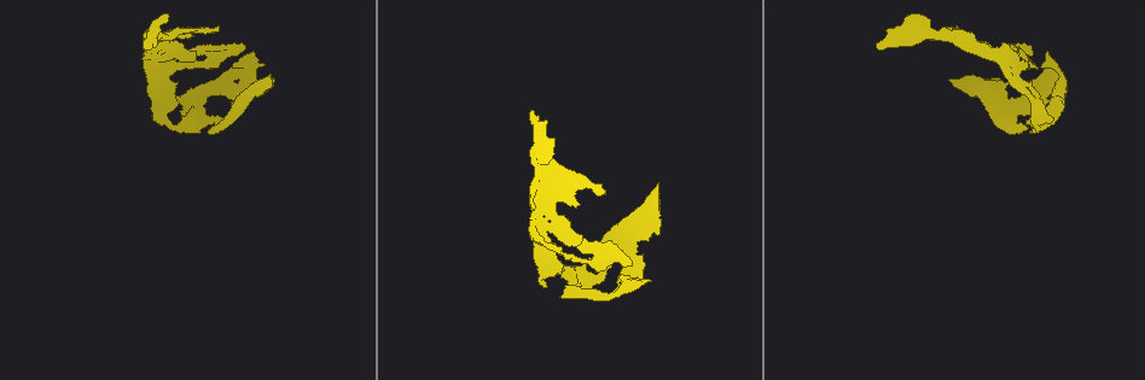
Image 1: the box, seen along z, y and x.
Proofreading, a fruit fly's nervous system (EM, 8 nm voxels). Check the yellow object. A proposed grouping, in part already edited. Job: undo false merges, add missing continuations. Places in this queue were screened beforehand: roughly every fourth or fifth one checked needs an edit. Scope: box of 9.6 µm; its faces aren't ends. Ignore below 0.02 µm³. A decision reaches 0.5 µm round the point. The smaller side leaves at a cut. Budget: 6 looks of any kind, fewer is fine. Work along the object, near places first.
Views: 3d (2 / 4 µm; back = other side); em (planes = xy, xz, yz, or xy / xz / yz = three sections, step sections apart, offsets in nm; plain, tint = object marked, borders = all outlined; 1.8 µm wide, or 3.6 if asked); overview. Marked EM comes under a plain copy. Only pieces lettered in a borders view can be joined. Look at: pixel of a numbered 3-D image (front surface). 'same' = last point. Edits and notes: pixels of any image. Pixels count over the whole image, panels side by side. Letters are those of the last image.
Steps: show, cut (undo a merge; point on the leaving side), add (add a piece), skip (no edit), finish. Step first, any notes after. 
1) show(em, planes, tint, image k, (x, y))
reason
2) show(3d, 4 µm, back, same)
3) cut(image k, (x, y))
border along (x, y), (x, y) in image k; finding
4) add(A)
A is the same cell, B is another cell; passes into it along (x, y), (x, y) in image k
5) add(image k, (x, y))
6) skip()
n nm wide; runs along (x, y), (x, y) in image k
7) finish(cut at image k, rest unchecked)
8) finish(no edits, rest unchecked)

show(em, planes, borders, image 1, (530, 110))
an open end

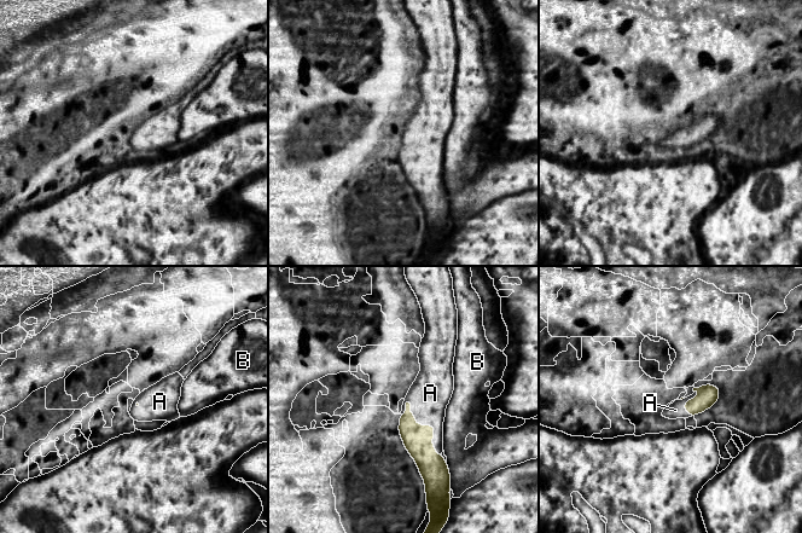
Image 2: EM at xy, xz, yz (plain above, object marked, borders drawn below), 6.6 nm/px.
add(A)
A is the same cell, B is another cell; passes into it along (417, 442), (429, 426), (430, 393) in image 2; it goes on there

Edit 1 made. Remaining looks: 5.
show(overview)
redraw

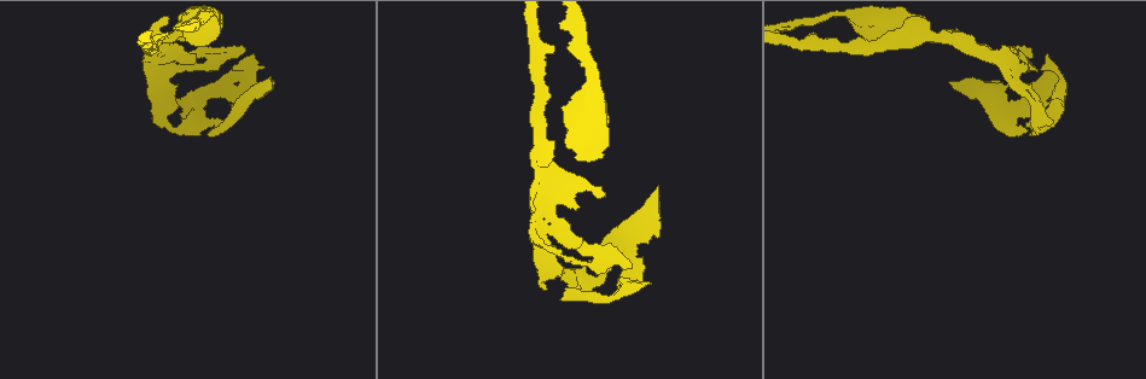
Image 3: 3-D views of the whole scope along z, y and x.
show(3d, 4 µm, image 3, (559, 25))
branch stops here

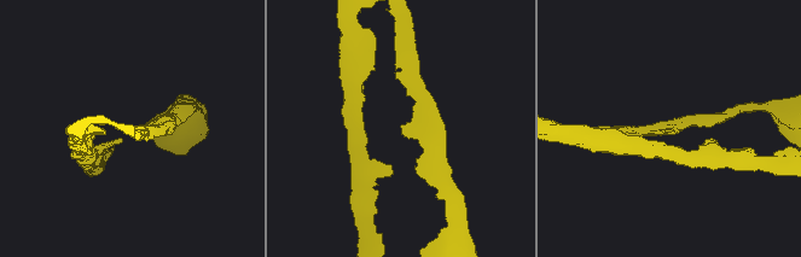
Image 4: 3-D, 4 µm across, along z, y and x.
show(em, planes, tint, image 4, (404, 132))
need the tissue

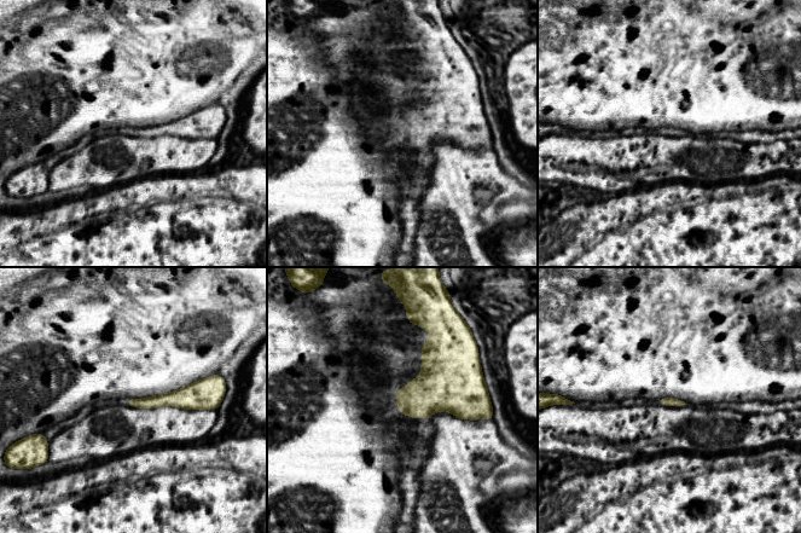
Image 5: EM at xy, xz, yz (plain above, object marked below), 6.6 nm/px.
show(em, planes, borders, same)

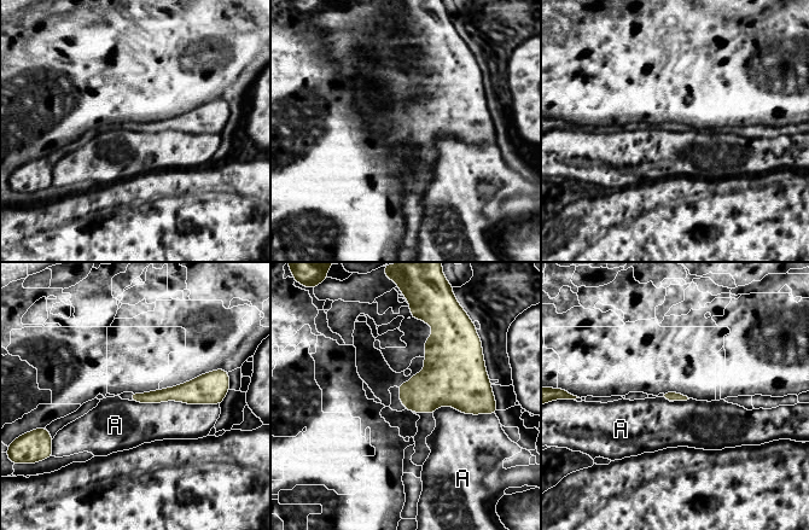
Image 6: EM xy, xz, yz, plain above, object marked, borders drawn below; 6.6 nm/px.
skip()
A is another cell; no lettered piece goes on from it

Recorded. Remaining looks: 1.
finish(add at image 2, rest unchecked)

